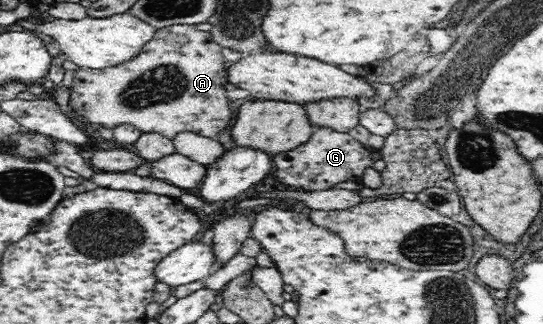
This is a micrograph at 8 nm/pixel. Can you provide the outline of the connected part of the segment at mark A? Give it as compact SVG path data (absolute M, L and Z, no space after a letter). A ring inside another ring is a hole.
M170 25L157 29L153 39L142 46L141 53L118 65L105 69L79 68L71 89L71 107L75 116L85 117L89 123L113 129L129 123L142 133L160 133L173 139L181 132L192 131L203 137L217 138L217 133L231 123L231 109L225 88L226 66L222 47L213 41L211 32L200 31L195 25Z

